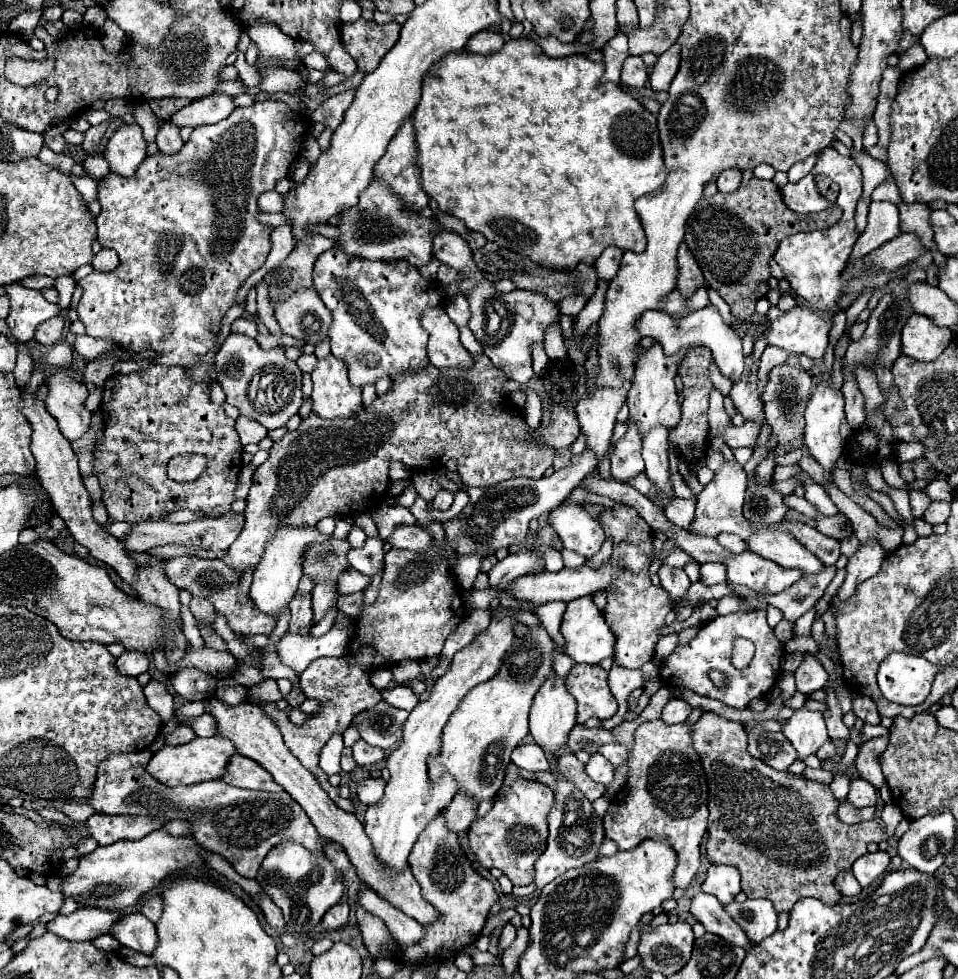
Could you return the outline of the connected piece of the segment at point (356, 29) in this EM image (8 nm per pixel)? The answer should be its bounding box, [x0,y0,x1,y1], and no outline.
[341,18,401,74]

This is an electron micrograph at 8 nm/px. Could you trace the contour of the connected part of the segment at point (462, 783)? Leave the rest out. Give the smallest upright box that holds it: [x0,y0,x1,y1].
[429,624,555,802]

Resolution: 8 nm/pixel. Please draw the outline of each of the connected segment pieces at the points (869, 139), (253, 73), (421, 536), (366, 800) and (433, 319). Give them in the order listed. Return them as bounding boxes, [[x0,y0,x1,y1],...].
[[863,116,877,150],[234,53,261,87],[387,524,431,550],[357,778,385,806],[421,306,471,368]]

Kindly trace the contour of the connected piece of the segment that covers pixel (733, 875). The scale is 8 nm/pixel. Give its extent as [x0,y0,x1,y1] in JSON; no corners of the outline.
[701,864,741,904]

